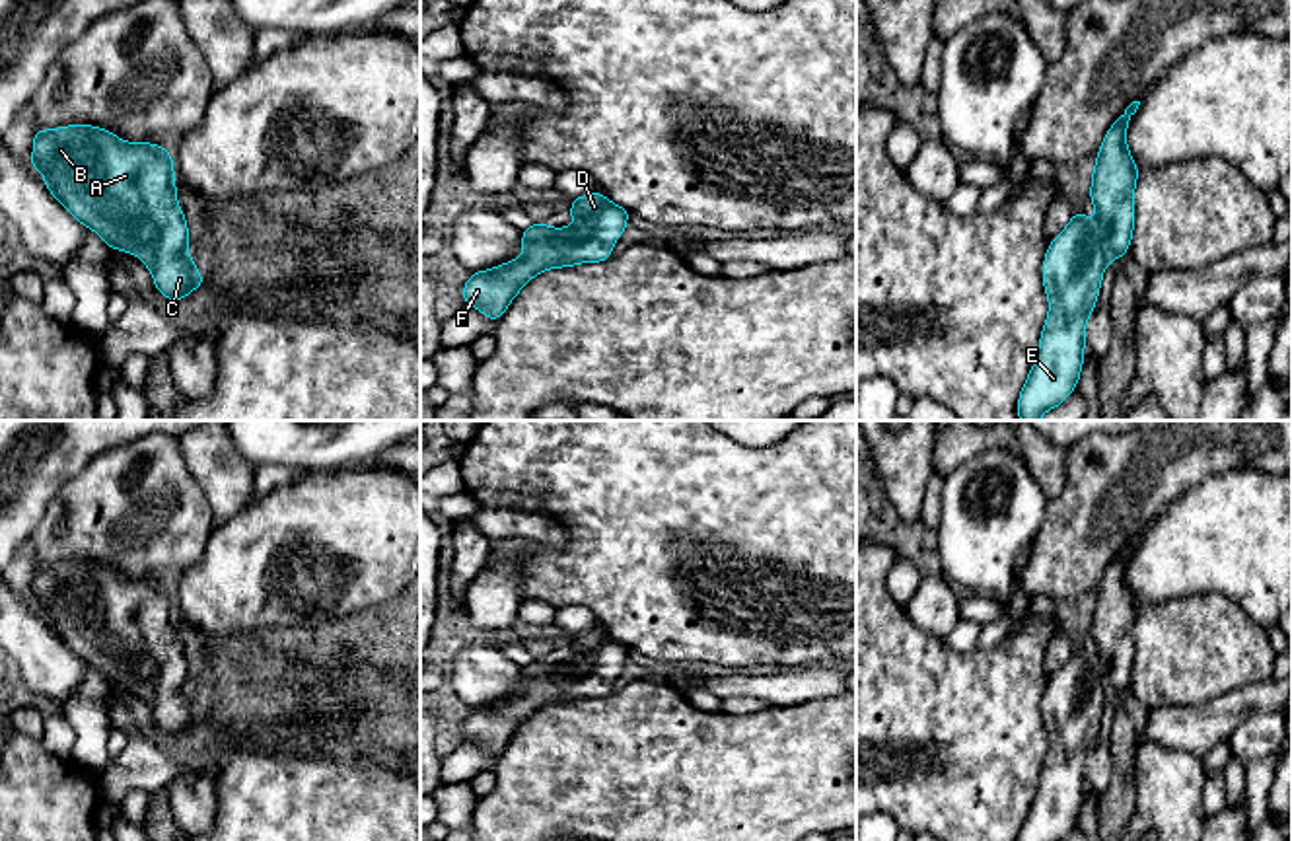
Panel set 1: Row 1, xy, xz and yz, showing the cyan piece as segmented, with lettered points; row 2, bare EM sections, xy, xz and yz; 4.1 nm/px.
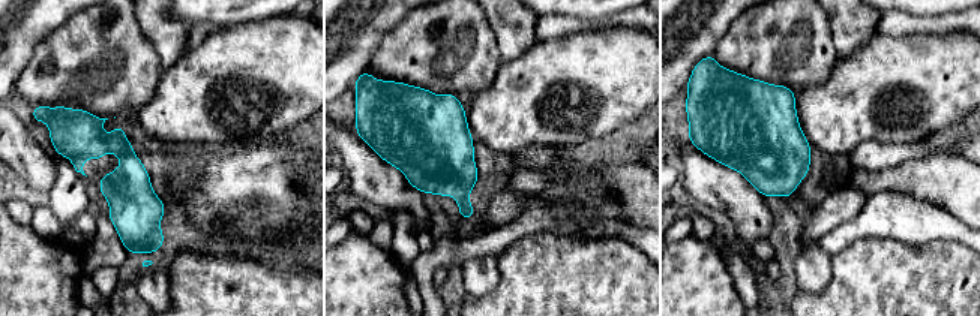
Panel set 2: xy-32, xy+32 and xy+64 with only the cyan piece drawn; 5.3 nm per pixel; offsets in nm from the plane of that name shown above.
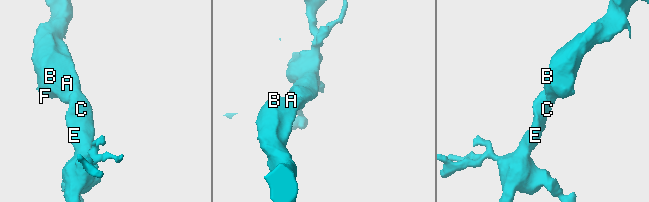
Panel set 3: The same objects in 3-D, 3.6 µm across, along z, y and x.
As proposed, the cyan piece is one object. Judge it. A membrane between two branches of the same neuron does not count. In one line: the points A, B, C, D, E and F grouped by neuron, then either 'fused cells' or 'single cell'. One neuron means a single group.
A B C D E F; single cell

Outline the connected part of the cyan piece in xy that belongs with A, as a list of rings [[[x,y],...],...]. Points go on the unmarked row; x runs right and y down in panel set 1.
[[[91,561],[33,565],[29,602],[45,609],[41,617],[51,631],[111,687],[134,689],[150,705],[158,728],[167,736],[189,734],[204,720],[204,711],[197,707],[195,693],[187,687],[189,662],[177,640],[169,584],[125,578],[115,568]]]

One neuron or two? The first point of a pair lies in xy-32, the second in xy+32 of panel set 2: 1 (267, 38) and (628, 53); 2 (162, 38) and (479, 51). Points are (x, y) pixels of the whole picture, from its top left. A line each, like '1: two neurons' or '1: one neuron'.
1: one neuron
2: two neurons

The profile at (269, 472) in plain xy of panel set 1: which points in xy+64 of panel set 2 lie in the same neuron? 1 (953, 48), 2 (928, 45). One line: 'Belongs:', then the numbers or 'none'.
Belongs: none

